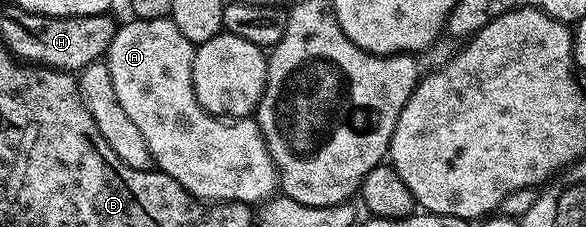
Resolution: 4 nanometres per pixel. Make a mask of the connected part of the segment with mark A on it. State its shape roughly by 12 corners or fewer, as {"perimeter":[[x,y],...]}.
{"perimeter":[[171,18],[121,22],[118,105],[205,203],[260,205],[278,172],[252,117],[211,115]]}

